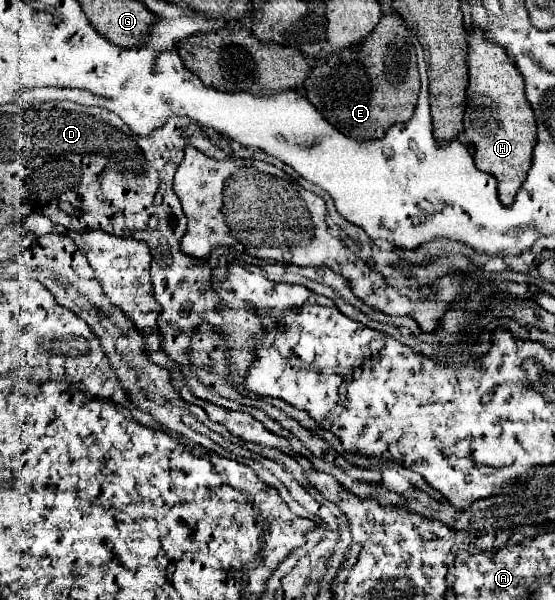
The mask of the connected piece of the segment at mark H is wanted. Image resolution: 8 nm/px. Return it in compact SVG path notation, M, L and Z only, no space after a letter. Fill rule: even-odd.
M473 29L467 33L469 37L469 87L467 87L467 107L465 107L465 143L469 153L475 159L475 165L479 171L491 173L497 179L497 191L499 191L499 201L503 205L511 205L515 201L517 191L521 189L527 171L531 169L531 159L533 159L533 147L537 143L537 125L533 117L533 109L525 99L525 81L517 67L509 61L507 53L503 47L495 43L487 43L483 33Z

